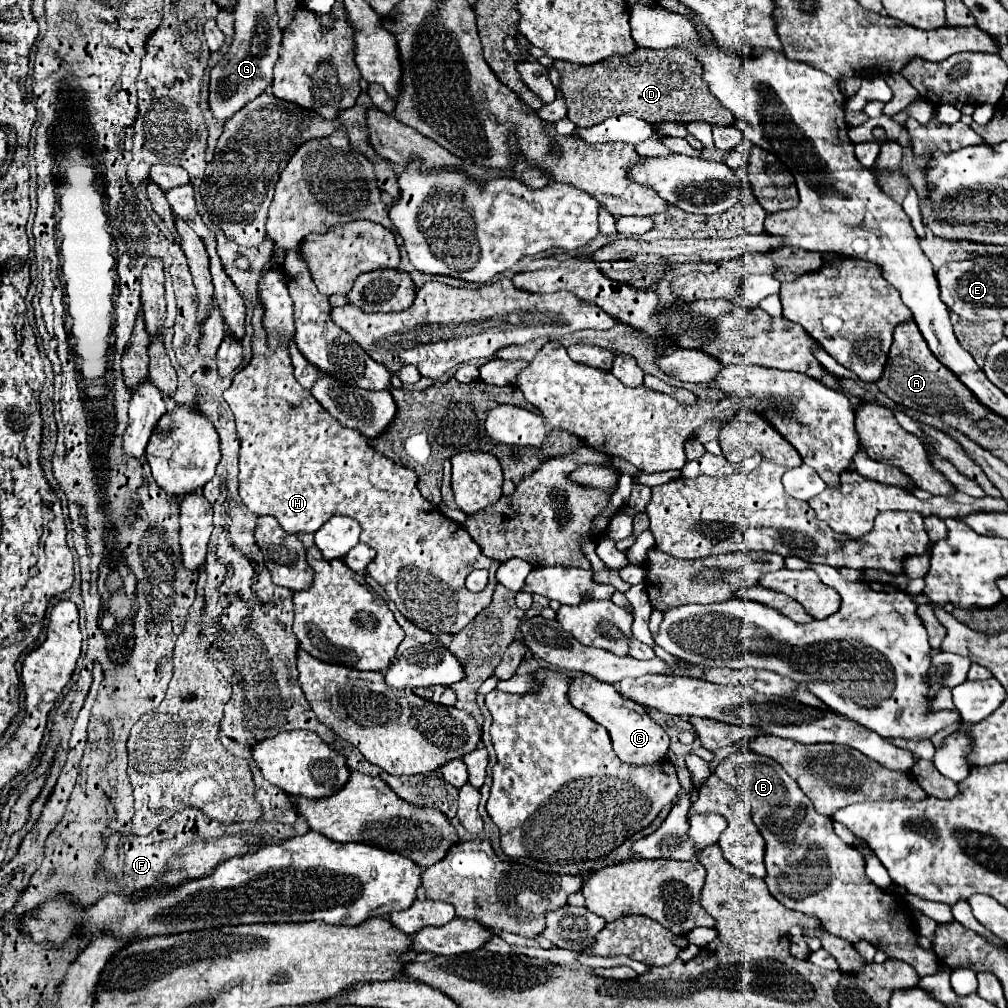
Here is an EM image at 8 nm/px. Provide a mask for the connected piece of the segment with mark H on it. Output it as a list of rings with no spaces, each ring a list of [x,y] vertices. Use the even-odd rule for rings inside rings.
[[[261,305],[255,307],[253,311],[253,319],[251,319],[251,325],[253,325],[253,355],[251,355],[251,361],[247,367],[243,367],[231,387],[223,393],[225,401],[229,403],[233,415],[235,415],[235,423],[237,423],[237,433],[239,433],[239,439],[241,439],[241,449],[239,449],[239,495],[243,499],[243,503],[255,513],[255,515],[269,515],[269,517],[275,517],[279,521],[279,525],[287,531],[287,533],[315,533],[327,519],[331,519],[333,515],[347,515],[347,517],[353,517],[355,521],[359,521],[361,525],[361,543],[369,545],[371,549],[375,549],[375,559],[367,565],[367,571],[369,575],[381,583],[381,587],[387,591],[389,599],[397,605],[399,613],[403,613],[403,617],[407,621],[411,621],[413,625],[417,625],[419,629],[425,629],[433,635],[441,635],[441,633],[459,633],[467,623],[473,621],[473,617],[485,609],[489,603],[491,603],[491,595],[495,591],[495,585],[497,585],[497,579],[495,579],[495,571],[497,567],[501,565],[497,559],[489,559],[481,553],[481,547],[473,541],[473,537],[469,537],[469,533],[465,531],[463,525],[447,519],[441,509],[433,503],[429,503],[427,499],[423,499],[423,495],[419,493],[417,489],[417,475],[413,469],[409,467],[403,467],[403,465],[397,465],[393,463],[391,459],[387,459],[385,455],[381,455],[379,451],[375,451],[367,437],[363,437],[361,433],[353,431],[353,429],[347,429],[347,427],[341,427],[337,423],[337,419],[333,419],[313,397],[309,397],[307,391],[303,391],[303,387],[297,383],[295,375],[293,375],[293,363],[289,359],[289,353],[287,351],[269,351],[265,349],[265,329],[261,327]],[[473,569],[487,569],[489,571],[489,585],[479,591],[479,593],[471,593],[467,587],[465,587],[465,577],[473,571]]]

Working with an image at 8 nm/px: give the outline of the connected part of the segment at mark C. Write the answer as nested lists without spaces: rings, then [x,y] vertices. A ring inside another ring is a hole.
[[[581,675],[575,677],[569,689],[569,701],[585,711],[587,715],[591,715],[599,725],[603,725],[613,741],[613,751],[615,755],[629,765],[653,765],[657,761],[661,761],[669,749],[669,735],[649,717],[649,713],[645,713],[647,709],[641,707],[635,701],[623,699],[621,693],[609,685],[603,683],[599,679],[593,679],[589,675]],[[643,711],[643,713],[639,713]]]

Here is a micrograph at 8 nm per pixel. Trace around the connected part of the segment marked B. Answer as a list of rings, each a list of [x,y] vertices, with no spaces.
[[[737,751],[717,765],[715,775],[751,805],[753,821],[767,843],[765,883],[777,901],[787,909],[817,917],[821,929],[851,943],[867,939],[873,945],[881,945],[889,957],[911,963],[919,977],[937,971],[937,955],[917,945],[913,915],[909,915],[911,911],[907,911],[907,905],[893,893],[877,891],[873,883],[861,879],[865,861],[857,855],[857,849],[835,835],[833,821],[813,809],[811,799],[803,795],[799,785],[777,765],[777,761],[753,751]]]

